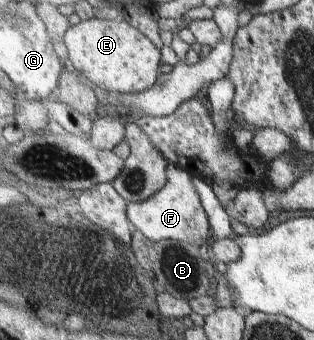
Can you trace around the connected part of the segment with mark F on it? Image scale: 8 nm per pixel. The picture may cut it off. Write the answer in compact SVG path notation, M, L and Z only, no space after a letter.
M168 164L168 182L155 196L140 203L128 203L127 216L133 229L140 230L153 242L175 240L192 245L202 245L209 238L209 218L199 200L191 179L195 178L185 168Z

